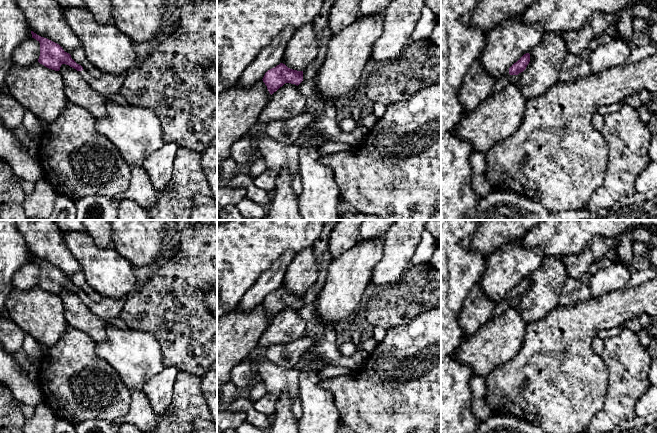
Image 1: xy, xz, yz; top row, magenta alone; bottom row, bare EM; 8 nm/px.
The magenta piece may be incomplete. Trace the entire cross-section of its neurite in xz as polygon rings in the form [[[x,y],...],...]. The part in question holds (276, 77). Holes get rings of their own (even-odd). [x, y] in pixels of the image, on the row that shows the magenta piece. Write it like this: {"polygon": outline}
{"polygon": [[[280,63],[276,67],[268,70],[262,80],[272,95],[285,83],[298,86],[303,81],[303,71],[290,69],[285,64]]]}

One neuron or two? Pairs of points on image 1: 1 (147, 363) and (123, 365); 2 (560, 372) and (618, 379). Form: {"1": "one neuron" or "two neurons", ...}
{"1": "one neuron", "2": "two neurons"}

